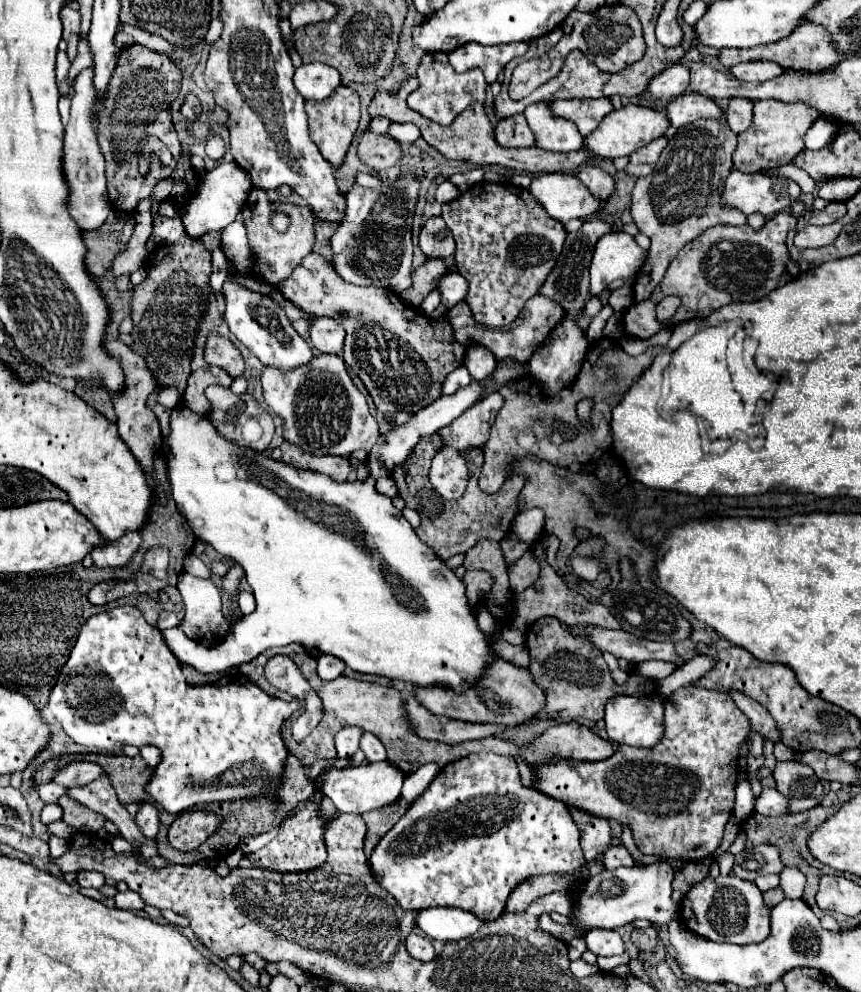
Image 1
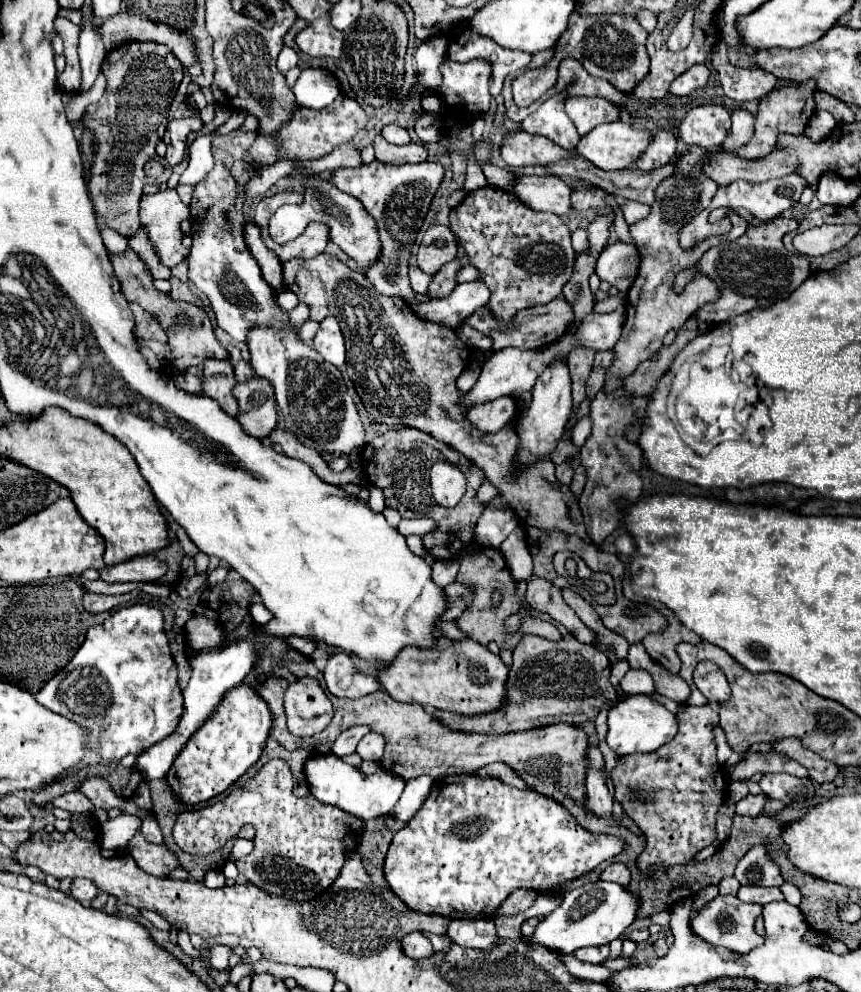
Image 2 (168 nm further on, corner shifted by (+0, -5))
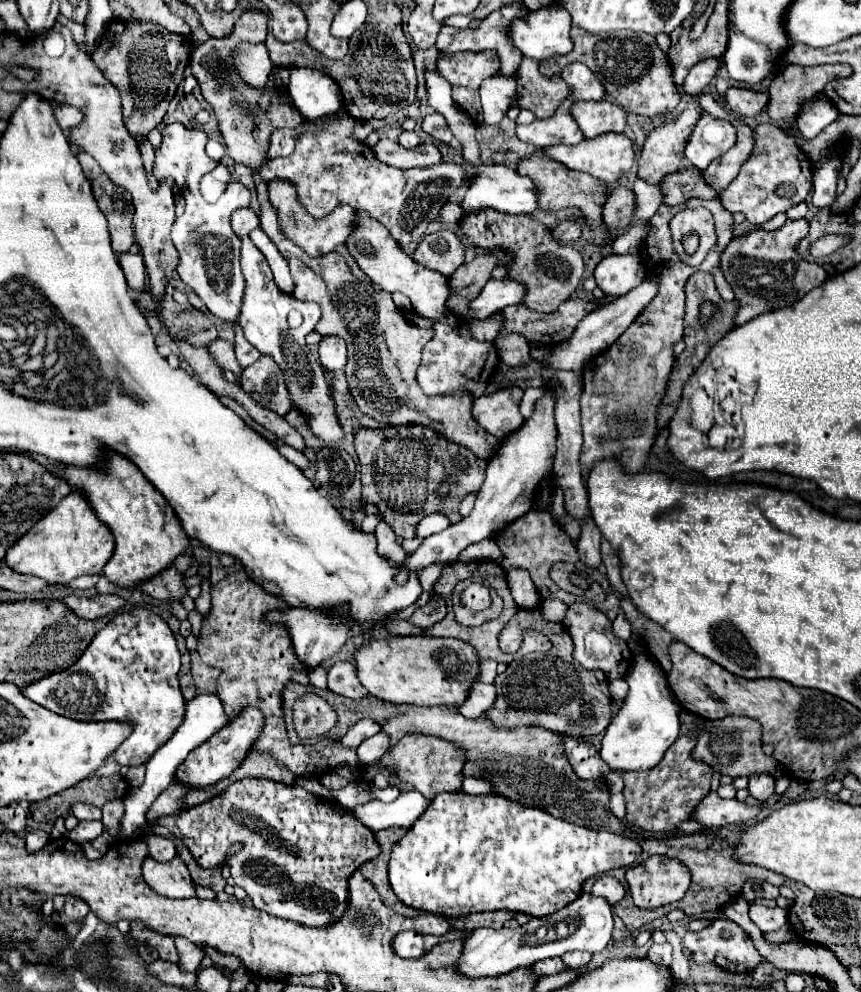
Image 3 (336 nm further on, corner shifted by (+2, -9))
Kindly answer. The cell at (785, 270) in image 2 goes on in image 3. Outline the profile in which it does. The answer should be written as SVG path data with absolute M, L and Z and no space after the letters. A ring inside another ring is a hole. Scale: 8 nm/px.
M801 218L787 220L773 232L753 230L747 236L735 236L729 242L729 246L721 254L721 270L735 292L735 300L739 302L739 310L733 318L735 324L745 324L763 312L791 306L827 278L821 266L803 260L795 252L795 244L803 236L807 236L807 232L809 224Z

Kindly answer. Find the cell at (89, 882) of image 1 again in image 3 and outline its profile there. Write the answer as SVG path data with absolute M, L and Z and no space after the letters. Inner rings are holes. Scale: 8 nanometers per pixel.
M67 896L65 898L65 910L63 910L63 914L67 916L67 918L71 918L71 920L83 920L87 914L89 914L89 906L85 904L85 900L79 900L77 896Z

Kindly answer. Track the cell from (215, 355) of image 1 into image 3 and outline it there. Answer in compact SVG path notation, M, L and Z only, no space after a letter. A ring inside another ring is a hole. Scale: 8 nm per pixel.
M145 284L145 288L137 294L135 302L145 314L157 316L173 340L185 340L195 348L209 348L209 344L217 338L217 328L207 314L191 304L177 304L167 294L157 300L149 284Z

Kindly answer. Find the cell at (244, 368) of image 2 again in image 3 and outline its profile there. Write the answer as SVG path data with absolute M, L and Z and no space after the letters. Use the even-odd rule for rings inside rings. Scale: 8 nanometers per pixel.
M237 324L233 326L233 330L235 330L235 354L237 354L237 362L239 362L241 368L247 368L247 366L251 366L259 358L259 352L253 346L249 346L245 342L245 338L241 338L241 328L237 328Z

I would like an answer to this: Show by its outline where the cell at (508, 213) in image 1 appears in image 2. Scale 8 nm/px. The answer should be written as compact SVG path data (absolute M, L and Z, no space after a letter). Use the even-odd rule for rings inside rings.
M485 186L481 190L469 192L467 198L451 210L451 232L463 244L469 262L475 268L479 268L481 280L491 290L489 310L503 324L507 324L507 320L511 320L523 308L531 308L535 304L547 304L555 300L573 274L577 254L571 246L571 232L567 224L551 212L535 212L527 208L513 194L503 192L501 188Z

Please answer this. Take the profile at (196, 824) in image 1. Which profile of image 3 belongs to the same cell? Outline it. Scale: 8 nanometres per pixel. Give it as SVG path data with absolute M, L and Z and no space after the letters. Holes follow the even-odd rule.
M243 778L213 800L173 816L161 816L155 824L165 826L175 838L179 838L199 866L215 868L225 860L231 866L235 884L249 894L255 908L305 926L327 926L339 920L347 900L349 876L379 852L373 832L347 808L341 808L339 804L315 796L299 786L295 788L267 778ZM233 842L243 842L243 850L235 856L227 856Z

